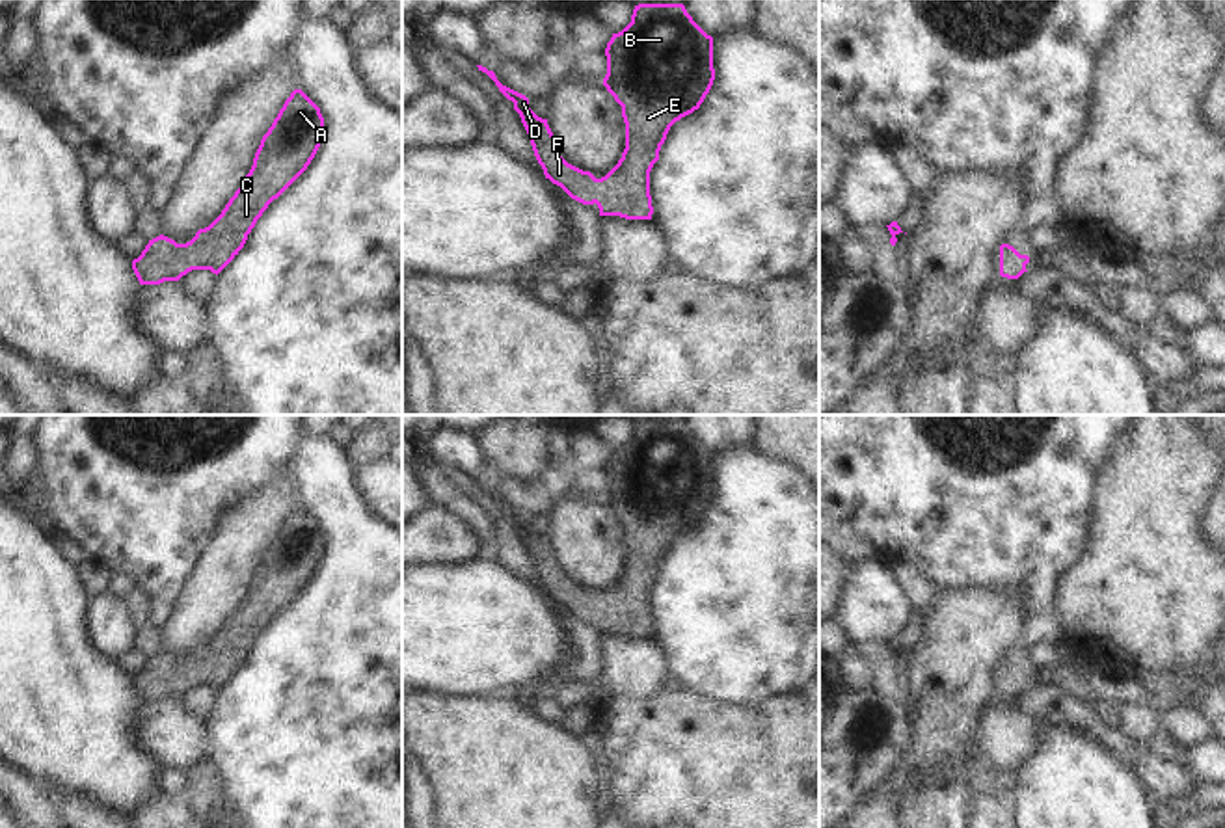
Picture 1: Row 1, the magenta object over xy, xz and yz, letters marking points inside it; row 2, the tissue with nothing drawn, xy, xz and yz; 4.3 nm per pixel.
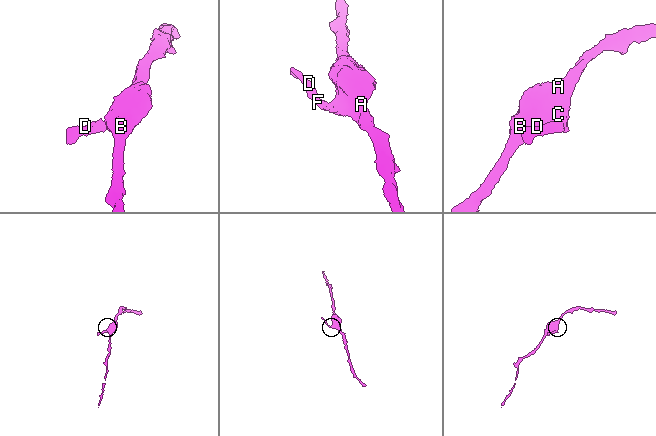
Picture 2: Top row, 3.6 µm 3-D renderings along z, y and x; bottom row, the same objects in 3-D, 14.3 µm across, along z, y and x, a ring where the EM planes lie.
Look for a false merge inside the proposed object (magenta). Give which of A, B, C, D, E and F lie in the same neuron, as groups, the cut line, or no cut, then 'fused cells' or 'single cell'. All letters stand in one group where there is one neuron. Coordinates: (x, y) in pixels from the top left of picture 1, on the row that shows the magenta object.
groups A B C D E F; cut none; single cell

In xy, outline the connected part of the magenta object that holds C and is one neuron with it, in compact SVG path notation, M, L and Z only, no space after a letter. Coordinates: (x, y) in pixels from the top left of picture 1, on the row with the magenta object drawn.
M294 89L255 153L244 184L222 214L186 244L160 234L132 260L140 285L179 281L192 270L220 274L244 247L257 220L311 164L324 138L320 108Z

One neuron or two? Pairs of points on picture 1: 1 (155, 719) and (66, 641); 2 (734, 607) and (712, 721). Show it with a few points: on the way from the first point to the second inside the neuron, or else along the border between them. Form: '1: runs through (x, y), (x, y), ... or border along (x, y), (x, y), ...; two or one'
1: border along (138, 702), (133, 726), (142, 748); two
2: border along (682, 685), (730, 702), (756, 702), (760, 698); two

